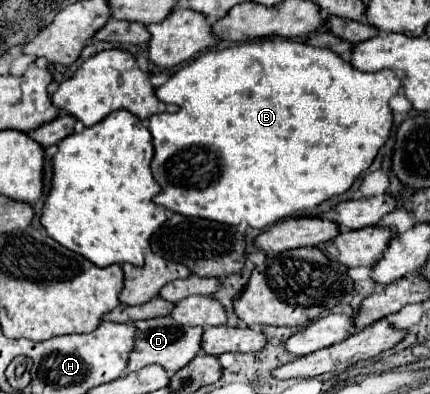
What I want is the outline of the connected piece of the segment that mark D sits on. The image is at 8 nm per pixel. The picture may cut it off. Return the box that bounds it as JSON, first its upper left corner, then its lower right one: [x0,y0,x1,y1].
[125,316,203,374]

